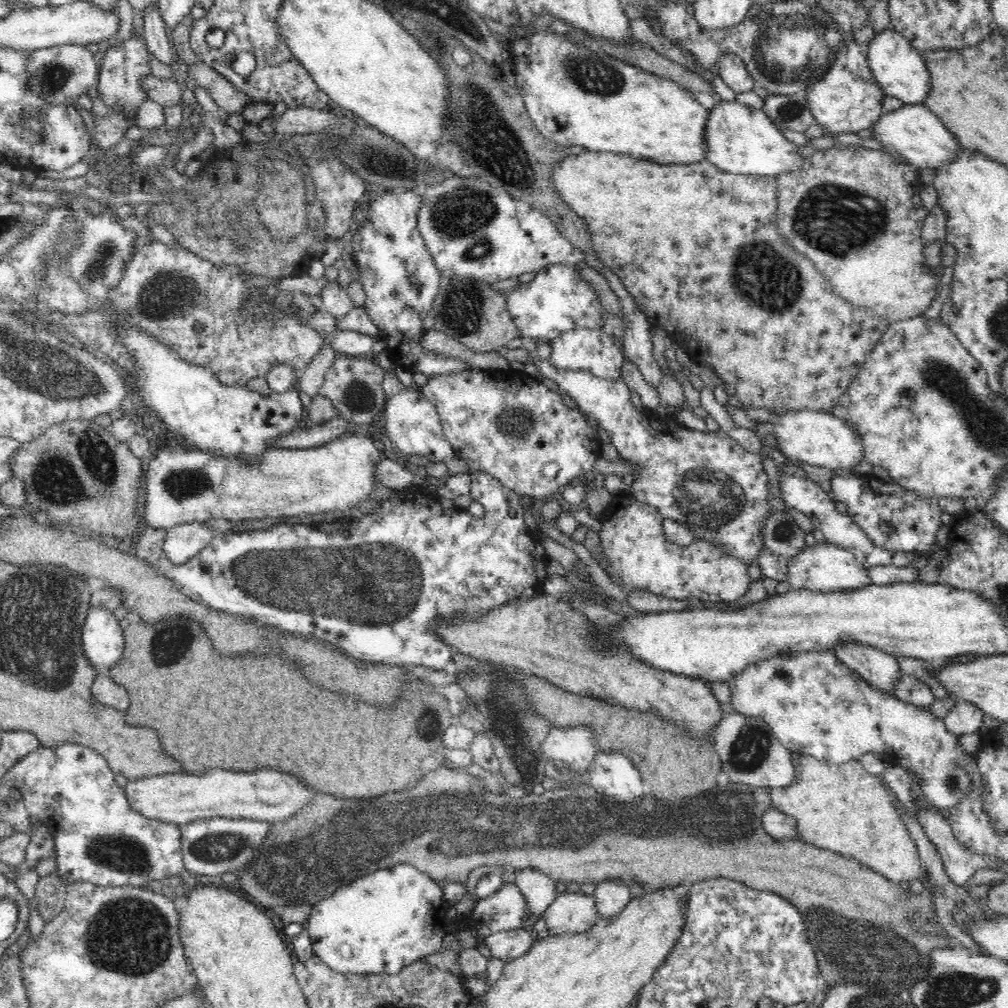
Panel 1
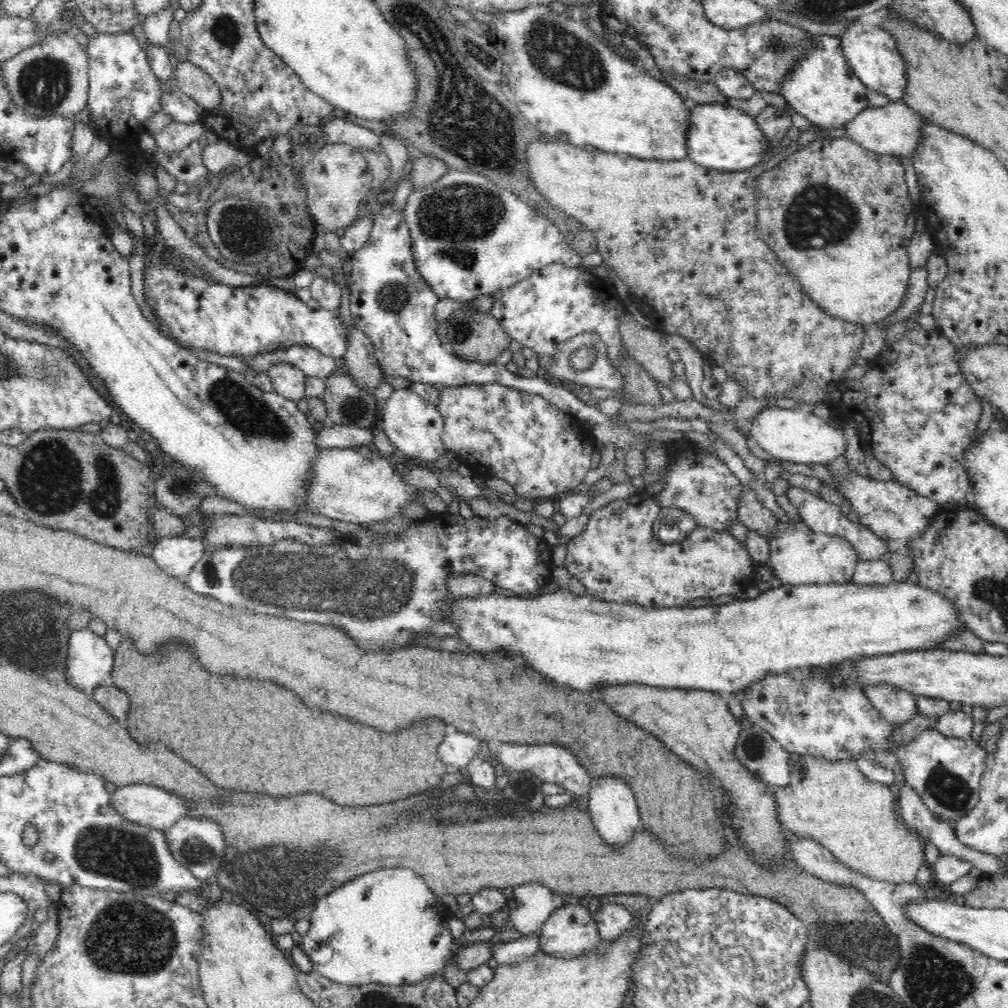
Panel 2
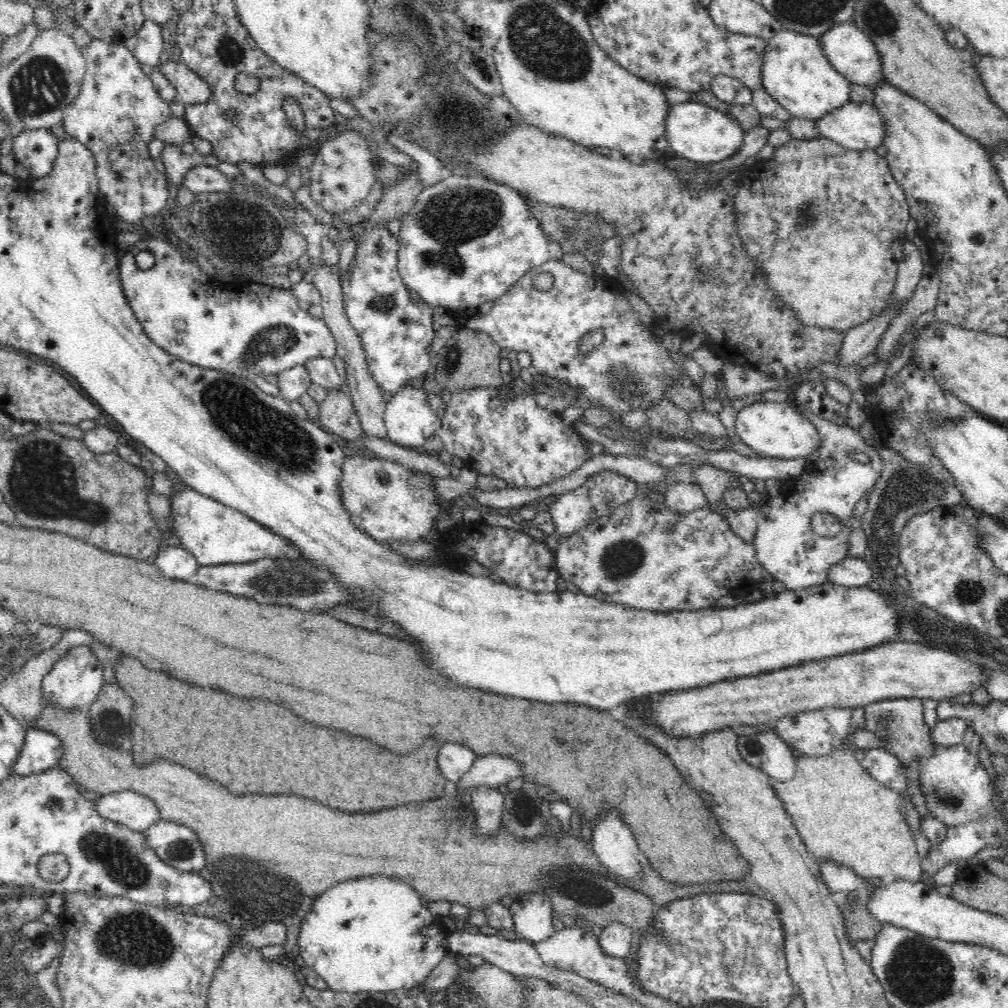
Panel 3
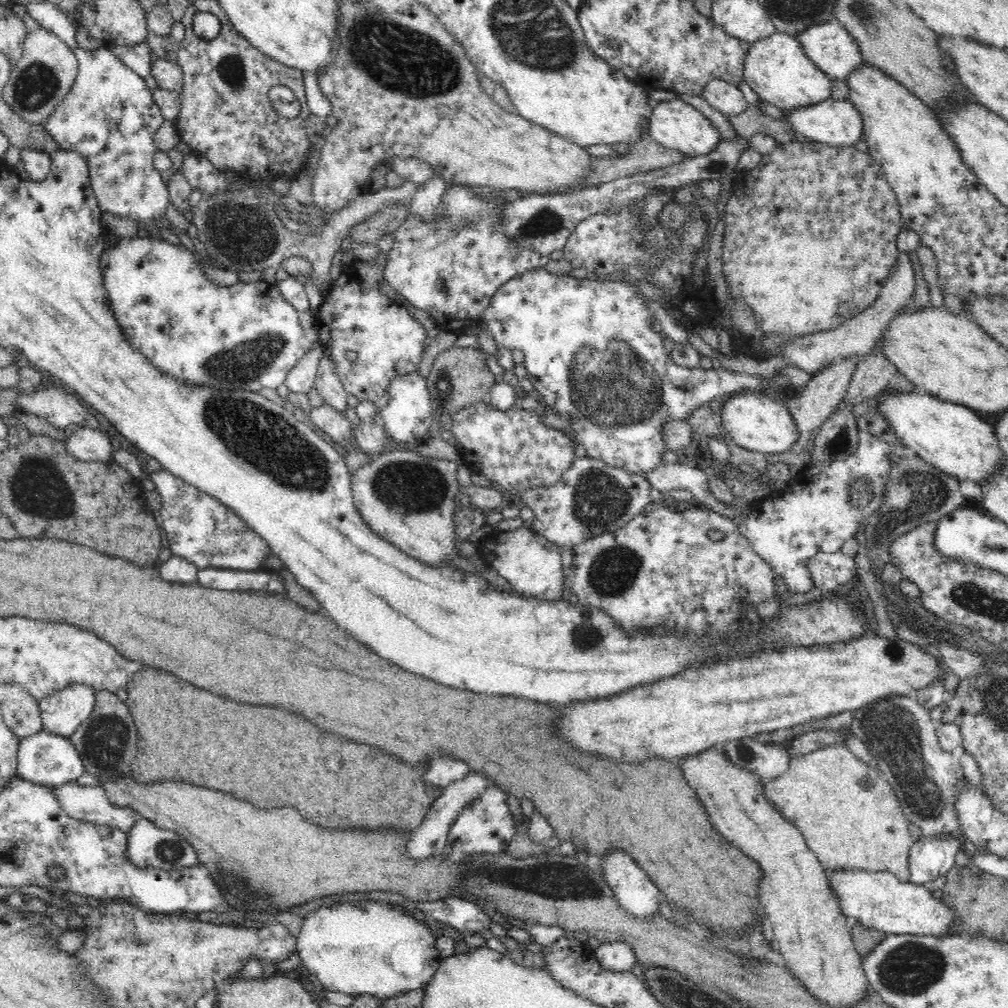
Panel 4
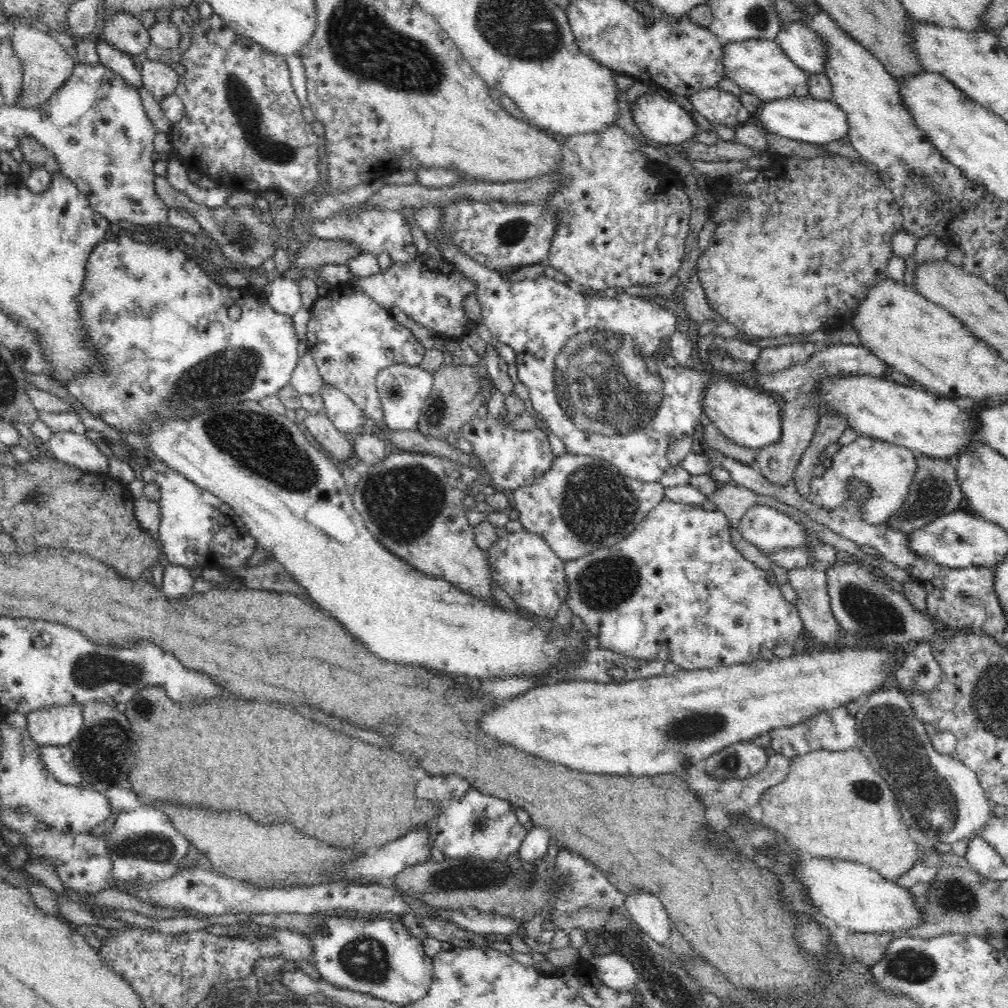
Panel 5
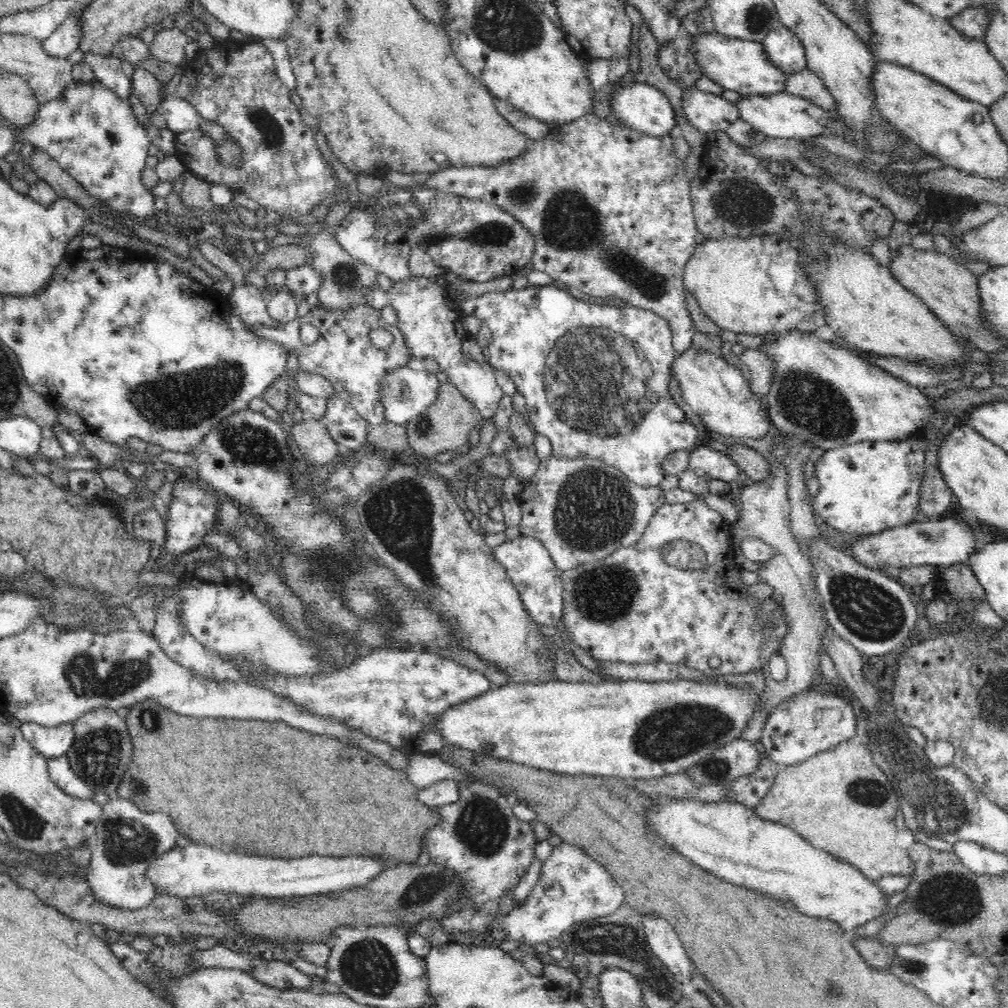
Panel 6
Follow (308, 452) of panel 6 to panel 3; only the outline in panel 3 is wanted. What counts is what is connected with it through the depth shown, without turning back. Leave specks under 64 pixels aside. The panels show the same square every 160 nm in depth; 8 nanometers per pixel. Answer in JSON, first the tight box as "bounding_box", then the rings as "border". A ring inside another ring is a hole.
{"bounding_box":[316,387,364,440],"border":[[[345,387],[329,392],[326,400],[321,403],[316,422],[322,424],[330,434],[346,440],[356,440],[364,436],[354,401]]]}

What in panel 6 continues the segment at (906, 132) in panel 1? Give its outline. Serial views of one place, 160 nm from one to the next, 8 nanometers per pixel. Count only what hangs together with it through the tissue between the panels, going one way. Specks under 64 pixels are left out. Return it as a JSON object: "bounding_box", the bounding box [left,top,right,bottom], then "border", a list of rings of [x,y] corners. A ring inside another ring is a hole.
{"bounding_box":[736,93,834,141],"border":[[[776,93],[775,95],[741,95],[736,104],[736,109],[740,113],[739,118],[749,122],[757,131],[763,132],[767,137],[770,136],[776,139],[796,139],[804,141],[805,138],[824,134],[825,126],[828,121],[834,118],[833,112],[826,112],[824,109],[812,104],[808,100],[804,100],[799,96],[790,94]]]}

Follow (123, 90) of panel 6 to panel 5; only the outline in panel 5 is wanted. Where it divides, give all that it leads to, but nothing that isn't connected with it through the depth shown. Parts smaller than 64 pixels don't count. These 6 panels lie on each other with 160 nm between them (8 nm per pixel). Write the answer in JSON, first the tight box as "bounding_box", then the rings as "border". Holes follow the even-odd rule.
{"bounding_box":[96,37,143,87],"border":[[[97,37],[96,44],[100,64],[103,64],[108,70],[119,74],[128,84],[136,87],[143,86],[141,71],[134,67],[134,62],[130,59],[130,55],[121,50],[116,50],[116,48]]]}

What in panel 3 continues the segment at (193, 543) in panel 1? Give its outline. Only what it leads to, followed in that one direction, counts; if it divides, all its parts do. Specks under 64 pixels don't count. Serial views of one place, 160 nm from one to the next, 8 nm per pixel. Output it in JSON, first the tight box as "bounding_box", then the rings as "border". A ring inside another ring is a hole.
{"bounding_box":[153,544,199,581],"border":[[[181,544],[177,546],[162,545],[153,558],[159,571],[169,579],[193,581],[199,564]]]}

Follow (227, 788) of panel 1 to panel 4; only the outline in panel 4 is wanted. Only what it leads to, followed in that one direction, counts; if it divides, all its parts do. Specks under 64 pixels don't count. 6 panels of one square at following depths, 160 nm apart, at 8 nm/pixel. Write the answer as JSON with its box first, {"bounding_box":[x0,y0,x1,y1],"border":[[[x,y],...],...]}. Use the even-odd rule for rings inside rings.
{"bounding_box":[54,780,143,833],"border":[[[73,780],[54,787],[54,797],[64,815],[76,821],[118,828],[126,833],[143,818],[134,809],[112,805],[101,785],[84,787]]]}

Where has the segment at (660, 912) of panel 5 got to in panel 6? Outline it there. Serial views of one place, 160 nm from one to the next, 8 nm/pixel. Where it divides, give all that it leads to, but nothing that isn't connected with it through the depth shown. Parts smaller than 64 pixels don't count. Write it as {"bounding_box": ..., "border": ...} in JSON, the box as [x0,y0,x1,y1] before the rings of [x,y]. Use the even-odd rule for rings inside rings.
{"bounding_box":[642,916,694,984],"border":[[[642,916],[645,935],[652,952],[664,963],[680,984],[693,981],[694,964],[690,961],[672,924],[661,916]]]}

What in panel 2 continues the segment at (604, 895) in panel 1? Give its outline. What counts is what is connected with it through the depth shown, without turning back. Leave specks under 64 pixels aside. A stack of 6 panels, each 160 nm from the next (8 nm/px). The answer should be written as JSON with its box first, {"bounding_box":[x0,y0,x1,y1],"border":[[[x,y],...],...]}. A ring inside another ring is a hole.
{"bounding_box":[595,903,634,943],"border":[[[602,903],[595,916],[599,936],[606,943],[614,943],[621,938],[634,922],[633,914],[621,904]]]}

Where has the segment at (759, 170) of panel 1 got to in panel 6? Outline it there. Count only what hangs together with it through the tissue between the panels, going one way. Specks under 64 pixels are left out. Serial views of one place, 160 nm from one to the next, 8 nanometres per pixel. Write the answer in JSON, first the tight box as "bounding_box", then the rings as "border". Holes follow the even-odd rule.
{"bounding_box":[610,80,678,137],"border":[[[632,80],[626,84],[620,84],[611,93],[611,97],[610,108],[614,113],[612,120],[615,122],[630,127],[632,130],[656,137],[670,135],[670,132],[676,132],[678,129],[677,122],[674,119],[675,113],[664,93],[646,82]]]}

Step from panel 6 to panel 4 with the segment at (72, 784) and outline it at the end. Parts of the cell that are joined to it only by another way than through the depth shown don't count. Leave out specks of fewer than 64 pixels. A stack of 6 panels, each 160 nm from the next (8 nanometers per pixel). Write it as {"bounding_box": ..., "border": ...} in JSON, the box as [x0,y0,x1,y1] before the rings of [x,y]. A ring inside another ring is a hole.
{"bounding_box":[17,730,85,788],"border":[[[42,730],[28,738],[22,738],[17,752],[17,775],[24,780],[46,785],[48,788],[62,786],[67,782],[80,778],[85,772],[79,752],[74,748],[69,737],[56,736]]]}

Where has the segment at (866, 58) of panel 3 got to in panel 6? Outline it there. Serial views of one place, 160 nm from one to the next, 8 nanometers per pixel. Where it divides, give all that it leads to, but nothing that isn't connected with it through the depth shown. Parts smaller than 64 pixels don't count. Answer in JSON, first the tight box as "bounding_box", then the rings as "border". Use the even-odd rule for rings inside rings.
{"bounding_box":[762,25,807,74],"border":[[[784,25],[762,39],[767,57],[785,74],[800,72],[807,68],[805,48],[802,41]]]}

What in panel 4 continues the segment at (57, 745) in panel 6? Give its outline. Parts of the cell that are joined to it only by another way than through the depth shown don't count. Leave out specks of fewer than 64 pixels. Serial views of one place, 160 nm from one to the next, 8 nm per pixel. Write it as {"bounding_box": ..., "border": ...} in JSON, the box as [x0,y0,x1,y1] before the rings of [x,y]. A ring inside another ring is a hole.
{"bounding_box":[39,684,95,737],"border":[[[70,684],[39,700],[43,730],[56,736],[71,737],[90,716],[95,690],[85,684]]]}

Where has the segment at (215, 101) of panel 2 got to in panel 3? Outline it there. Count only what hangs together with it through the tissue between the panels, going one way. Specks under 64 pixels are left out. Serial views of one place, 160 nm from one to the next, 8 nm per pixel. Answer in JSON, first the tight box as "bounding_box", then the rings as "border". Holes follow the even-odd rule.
{"bounding_box":[156,59,211,106],"border":[[[170,59],[156,67],[176,87],[176,98],[179,102],[203,106],[211,97],[210,85],[194,74],[181,60]]]}

